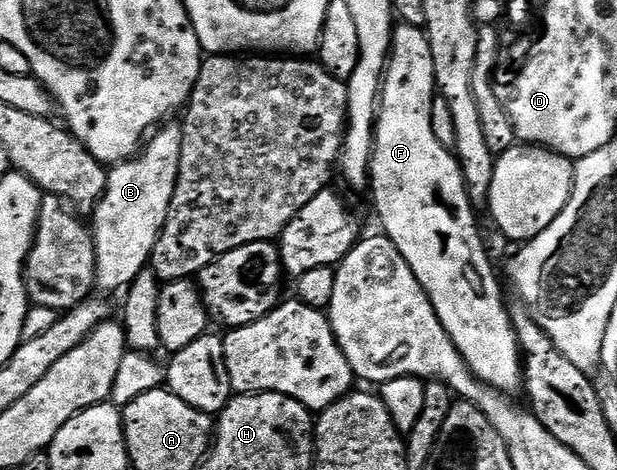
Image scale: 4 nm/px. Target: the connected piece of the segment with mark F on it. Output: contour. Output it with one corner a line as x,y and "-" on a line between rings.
399,23
394,30
394,37
390,42
390,56
386,59
386,70
382,77
382,91
378,101
378,115
374,121
374,153
370,156
370,178
368,181
369,191
374,191
374,208
378,211
378,220
382,223
381,231
394,243
396,250
408,262
412,274
420,282
422,289
428,294
432,306
436,310
436,318
444,326
448,338
456,346
458,353
464,358
464,362
469,366
471,374
481,382
488,384
495,392
511,394
523,387
522,378
522,353
518,347
518,339
514,334
514,323
510,321
510,313
506,302
502,302
502,288
498,285
498,276
494,273
494,264
490,261
490,256
486,253
486,248
482,245
482,236
478,233
478,228
474,225
474,215
476,209
470,202
470,195
466,193
466,183
462,177
462,167
458,165
458,158
451,149
440,146
436,134
432,131
432,102
436,95
434,87
434,71
432,70
432,50
430,49
430,39
425,31
411,24

